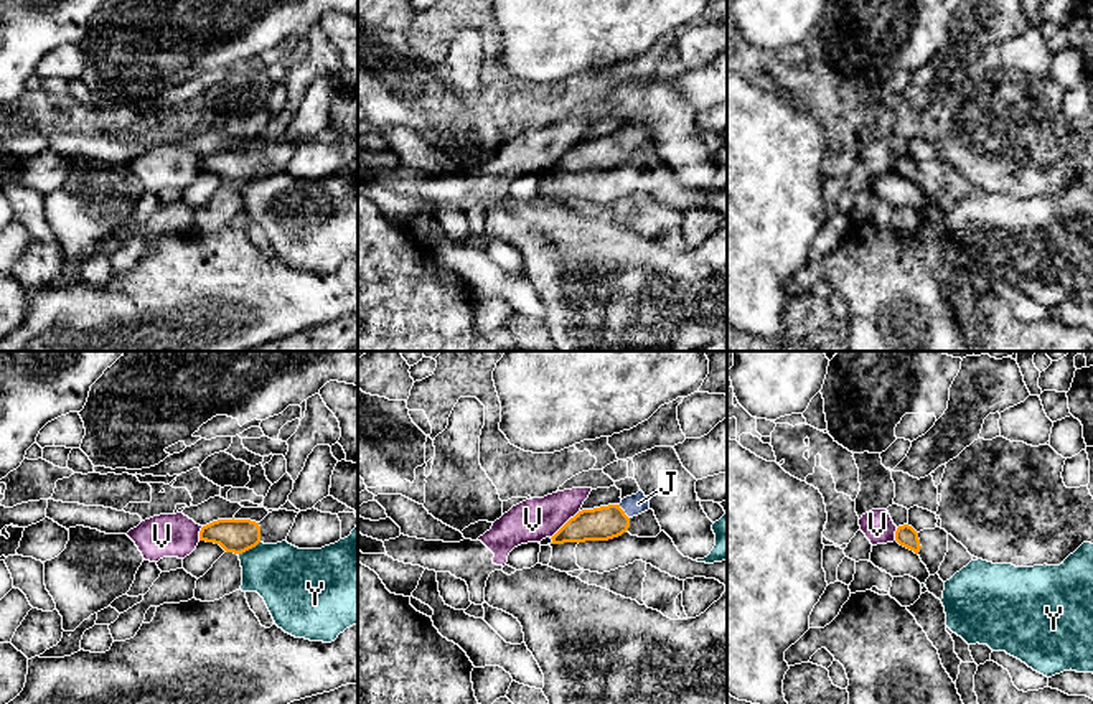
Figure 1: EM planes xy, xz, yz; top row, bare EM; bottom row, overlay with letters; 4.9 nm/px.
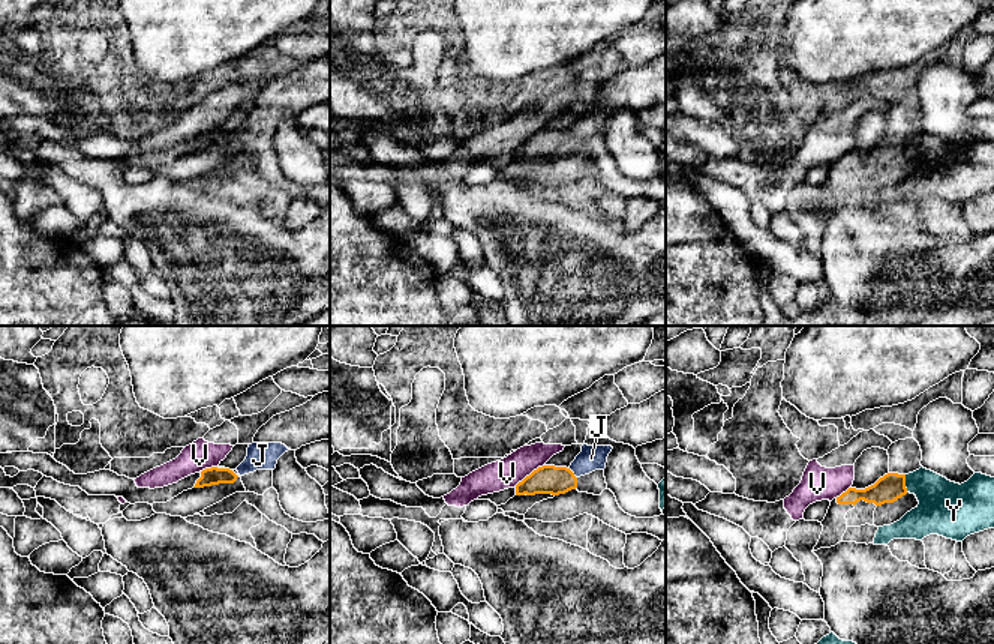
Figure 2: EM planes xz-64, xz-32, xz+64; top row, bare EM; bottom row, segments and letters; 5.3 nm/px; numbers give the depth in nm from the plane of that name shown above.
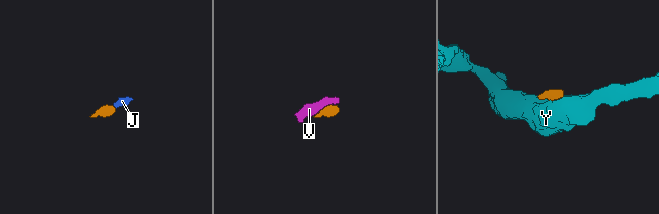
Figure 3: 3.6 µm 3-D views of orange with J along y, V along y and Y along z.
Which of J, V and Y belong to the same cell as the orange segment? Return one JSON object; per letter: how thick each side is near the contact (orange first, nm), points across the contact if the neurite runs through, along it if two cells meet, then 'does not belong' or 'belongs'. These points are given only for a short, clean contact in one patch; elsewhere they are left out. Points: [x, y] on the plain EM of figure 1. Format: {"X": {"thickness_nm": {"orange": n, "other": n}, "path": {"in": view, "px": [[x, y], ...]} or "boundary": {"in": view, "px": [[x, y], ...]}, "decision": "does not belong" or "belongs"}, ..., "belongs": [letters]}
{"J": {"thickness_nm": {"orange": 170, "other": 100}, "path": {"in": "xz", "px": [[604, 154], [612, 152], [623, 142], [638, 134]]}, "decision": "belongs"}, "V": {"thickness_nm": {"orange": 170, "other": 200}, "boundary": {"in": "xz", "px": [[579, 140], [551, 168]]}, "decision": "does not belong"}, "Y": {"thickness_nm": {"orange": 160, "other": 320}, "boundary": {"in": "xy", "px": [[259, 172], [238, 185]]}, "decision": "does not belong"}, "belongs": ["J"]}

